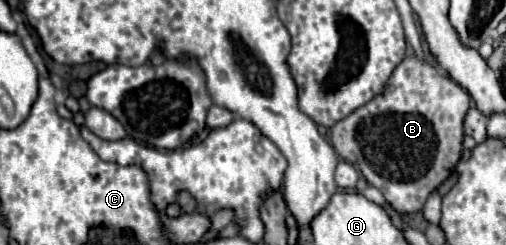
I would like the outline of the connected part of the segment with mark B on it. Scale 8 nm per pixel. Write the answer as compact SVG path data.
M410 56L396 66L382 94L330 128L332 146L340 158L356 166L364 178L384 194L384 198L398 214L410 214L422 210L426 198L452 174L458 160L462 158L462 124L468 108L470 94L462 86L458 86L452 78L440 74L428 62Z

